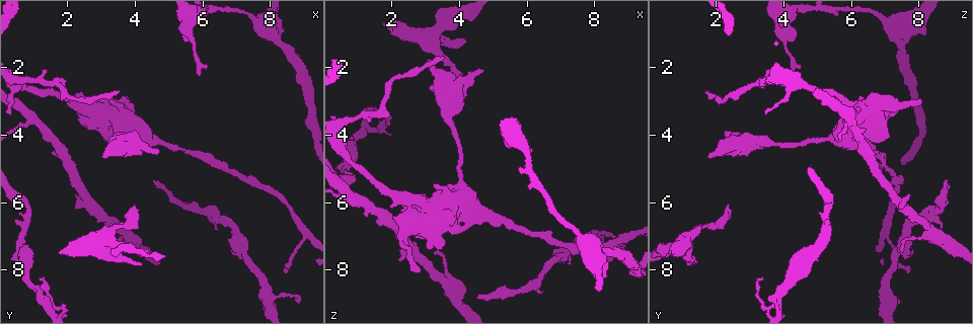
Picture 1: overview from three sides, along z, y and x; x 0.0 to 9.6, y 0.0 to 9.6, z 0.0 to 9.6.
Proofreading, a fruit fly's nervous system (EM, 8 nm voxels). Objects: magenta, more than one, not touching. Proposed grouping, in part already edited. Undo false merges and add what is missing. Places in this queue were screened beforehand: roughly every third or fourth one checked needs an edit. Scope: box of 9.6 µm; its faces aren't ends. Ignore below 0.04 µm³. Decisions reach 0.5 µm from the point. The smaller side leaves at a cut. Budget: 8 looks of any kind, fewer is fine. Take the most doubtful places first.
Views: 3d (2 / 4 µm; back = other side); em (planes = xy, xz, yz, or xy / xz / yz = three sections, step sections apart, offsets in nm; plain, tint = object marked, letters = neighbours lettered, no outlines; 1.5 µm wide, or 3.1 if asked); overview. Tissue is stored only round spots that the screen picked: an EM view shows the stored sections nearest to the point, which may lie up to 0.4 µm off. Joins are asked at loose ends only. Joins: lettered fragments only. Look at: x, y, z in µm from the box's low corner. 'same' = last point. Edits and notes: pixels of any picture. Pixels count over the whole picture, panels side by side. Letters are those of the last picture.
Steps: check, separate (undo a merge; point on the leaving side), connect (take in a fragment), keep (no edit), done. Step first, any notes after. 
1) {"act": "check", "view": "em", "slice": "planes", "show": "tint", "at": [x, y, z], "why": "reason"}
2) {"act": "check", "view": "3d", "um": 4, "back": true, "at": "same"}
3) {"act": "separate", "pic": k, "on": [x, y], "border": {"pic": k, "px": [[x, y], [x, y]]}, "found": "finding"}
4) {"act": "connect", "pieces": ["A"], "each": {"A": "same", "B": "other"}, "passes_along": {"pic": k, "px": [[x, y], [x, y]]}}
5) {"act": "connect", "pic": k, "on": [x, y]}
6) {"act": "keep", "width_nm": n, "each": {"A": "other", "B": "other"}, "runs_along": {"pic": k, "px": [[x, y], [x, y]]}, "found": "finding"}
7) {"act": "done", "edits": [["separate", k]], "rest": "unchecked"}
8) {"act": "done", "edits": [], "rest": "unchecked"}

{"act": "check", "view": "3d", "um": 4, "back": true, "at": [6.45, 6.80, 8.65]}

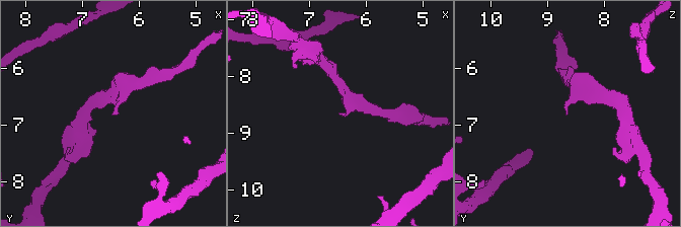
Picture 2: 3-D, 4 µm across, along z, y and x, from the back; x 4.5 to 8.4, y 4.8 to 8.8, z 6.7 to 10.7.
{"act": "check", "view": "em", "slice": "planes", "show": "letters", "at": [6.45, 6.80, 8.70], "why": "now the EM"}

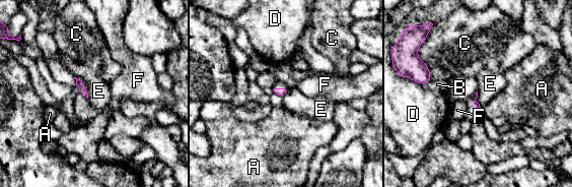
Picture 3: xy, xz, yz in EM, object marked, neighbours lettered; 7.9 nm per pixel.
{"act": "keep", "longest_contact_nm": ["E", 200], "each": {"A": "other", "B": "other", "C": "other", "D": "other", "E": "other", "F": "other"}, "border": {"pic": 3, "px": [[75, 76], [84, 84], [88, 98]]}, "found": "none of them fits"}

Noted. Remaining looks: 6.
{"act": "check", "view": "em", "slice": "planes", "show": "plain", "at": [4.55, 5.30, 8.85], "why": "an open end"}

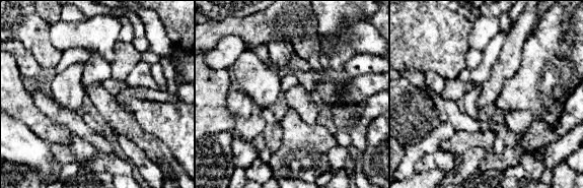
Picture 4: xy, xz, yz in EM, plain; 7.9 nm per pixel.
{"act": "check", "view": "em", "slice": "planes", "show": "letters", "at": "same", "why": "what lies round it"}

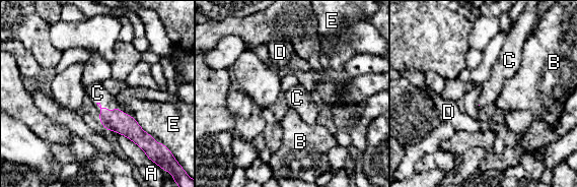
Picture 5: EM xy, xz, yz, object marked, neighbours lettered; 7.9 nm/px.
{"act": "connect", "pieces": ["C"], "longest_contact_nm": ["E", 300], "each": {"A": "other", "B": "other", "C": "same", "D": "other", "E": "other"}, "passes_along": {"pic": 5, "px": [[117, 121], [105, 108], [97, 92]]}, "found": "the cell continues"}

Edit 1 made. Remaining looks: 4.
{"act": "check", "view": "overview", "why": "see it whole again"}

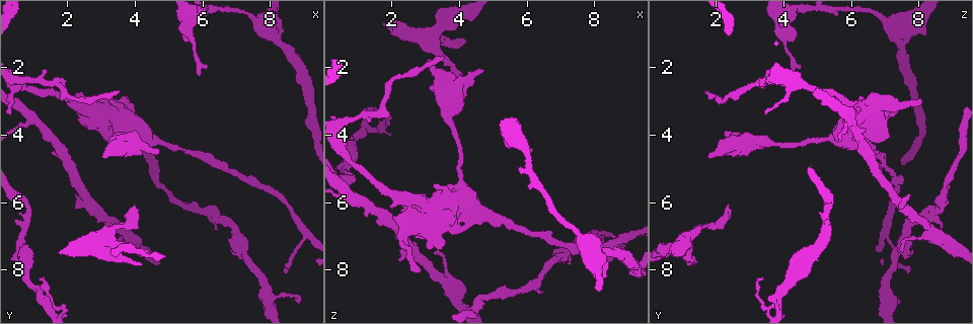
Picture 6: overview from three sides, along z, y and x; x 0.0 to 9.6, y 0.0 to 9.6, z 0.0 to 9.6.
{"act": "check", "view": "em", "slice": "planes", "show": "letters", "at": [3.10, 4.70, 1.75]}

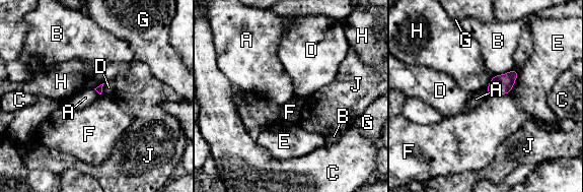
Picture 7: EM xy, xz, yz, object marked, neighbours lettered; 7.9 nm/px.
{"act": "keep", "each": {"A": "other", "B": "other", "C": "other", "D": "other", "E": "other", "F": "other", "G": "other", "H": "other", "J": "other"}, "border": {"pic": 7, "px": [[486, 89], [490, 94]]}, "found": "no lettered fragment goes on from it"}

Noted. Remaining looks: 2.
{"act": "done", "edits": [["connect", 5]], "rest": "unchecked"}

